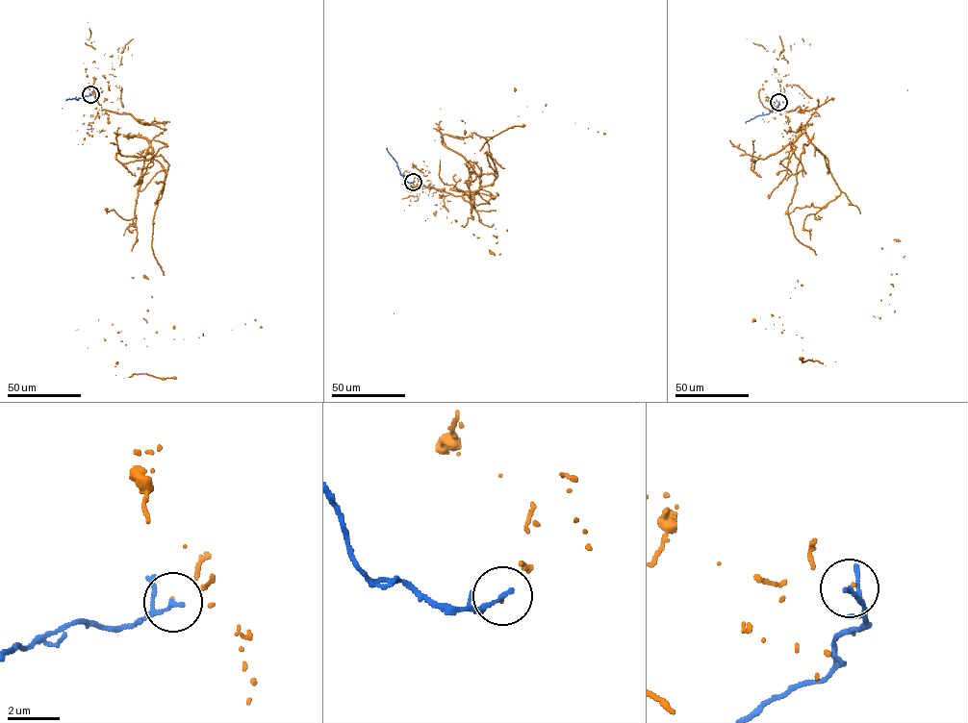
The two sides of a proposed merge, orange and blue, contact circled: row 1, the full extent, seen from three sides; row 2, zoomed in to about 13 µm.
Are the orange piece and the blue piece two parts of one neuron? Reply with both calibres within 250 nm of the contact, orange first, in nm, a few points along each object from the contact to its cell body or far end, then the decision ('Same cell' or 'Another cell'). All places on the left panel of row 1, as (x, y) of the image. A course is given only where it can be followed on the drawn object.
Thickness 60 nm (orange) against 130 nm. Course of orange: (90, 94), (97, 112), (165, 130), (123, 235), (152, 297), (105, 340), (129, 377), (176, 378). Course of blue: (90, 94), (65, 100). Another cell

